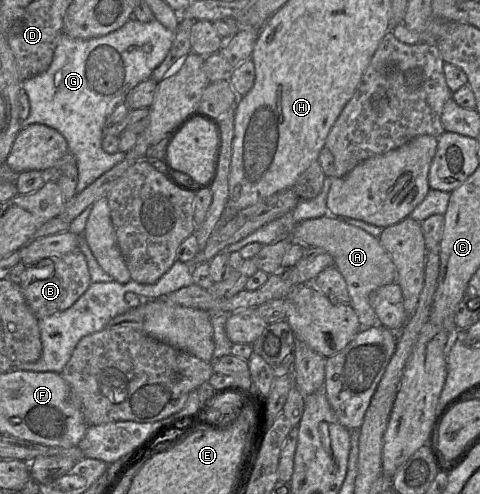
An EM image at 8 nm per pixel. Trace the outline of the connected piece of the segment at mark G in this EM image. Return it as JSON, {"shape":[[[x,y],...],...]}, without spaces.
{"shape":[[[131,18],[128,20],[121,28],[105,35],[102,37],[91,38],[91,39],[76,39],[69,37],[66,34],[62,34],[60,37],[56,49],[54,51],[52,62],[49,68],[34,77],[31,77],[21,83],[21,89],[28,95],[30,103],[30,113],[29,116],[21,121],[21,129],[26,128],[32,124],[38,123],[51,127],[61,133],[67,141],[68,150],[71,152],[77,160],[78,166],[78,184],[76,186],[76,194],[85,190],[90,184],[92,184],[101,175],[112,169],[116,164],[121,162],[125,157],[127,152],[117,152],[115,154],[109,154],[105,152],[102,148],[103,140],[103,128],[108,116],[115,110],[115,108],[125,102],[127,94],[136,87],[140,82],[148,80],[151,78],[153,71],[163,62],[169,53],[173,40],[175,37],[175,32],[164,27],[157,19],[149,23],[142,23],[136,19]]]}

